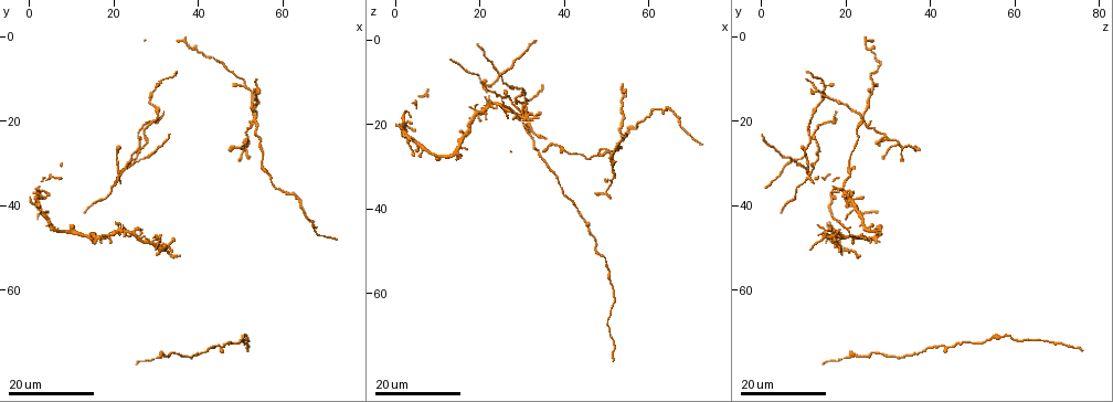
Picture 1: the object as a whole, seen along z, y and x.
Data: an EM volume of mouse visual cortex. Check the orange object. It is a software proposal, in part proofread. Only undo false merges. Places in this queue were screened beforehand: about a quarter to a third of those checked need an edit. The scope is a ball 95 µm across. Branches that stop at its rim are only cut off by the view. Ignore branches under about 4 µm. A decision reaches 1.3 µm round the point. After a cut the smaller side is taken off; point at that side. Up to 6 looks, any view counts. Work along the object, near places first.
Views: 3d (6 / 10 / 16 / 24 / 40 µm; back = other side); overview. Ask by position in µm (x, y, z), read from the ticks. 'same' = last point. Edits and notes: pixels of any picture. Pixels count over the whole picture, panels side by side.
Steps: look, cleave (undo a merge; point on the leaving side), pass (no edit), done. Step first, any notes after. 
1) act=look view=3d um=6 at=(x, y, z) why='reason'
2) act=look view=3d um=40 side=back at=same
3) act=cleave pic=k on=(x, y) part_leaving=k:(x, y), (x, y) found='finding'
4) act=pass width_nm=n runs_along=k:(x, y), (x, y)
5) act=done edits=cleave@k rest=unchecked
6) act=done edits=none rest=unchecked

act=look view=3d um=24 at=(31.0, 76.0, 21.0) why='three-way junction'

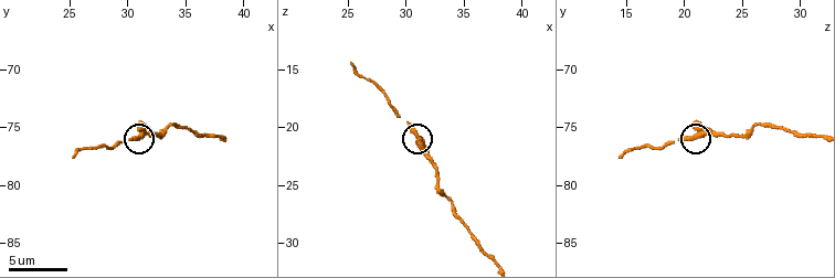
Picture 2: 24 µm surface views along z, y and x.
act=look view=3d um=10 at=(31.2, 75.8, 21.4)

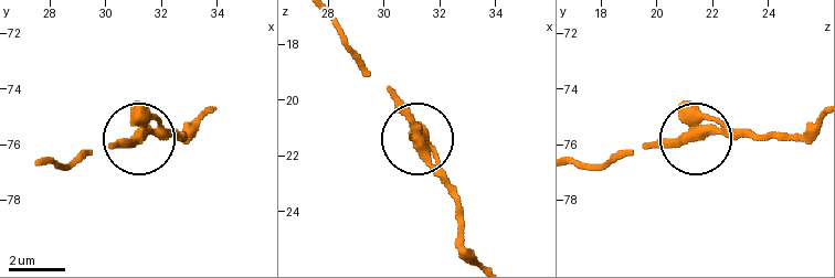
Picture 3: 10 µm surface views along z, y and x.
act=look view=3d um=10 side=back at=(31.2, 75.7, 21.4)

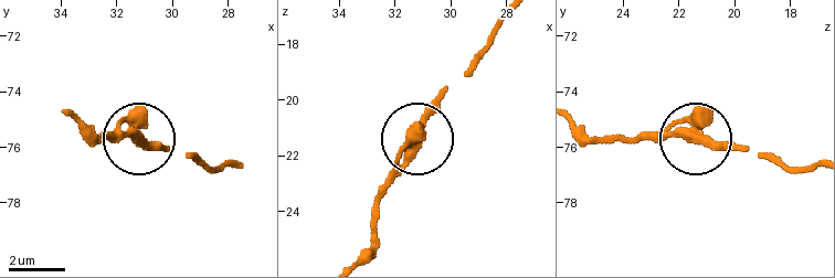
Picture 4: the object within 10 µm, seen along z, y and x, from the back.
act=pass found='continuous, no second cell'

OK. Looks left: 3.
act=look view=3d um=24 at=(45.5, 74.0, 44.5) why='a narrow waist'

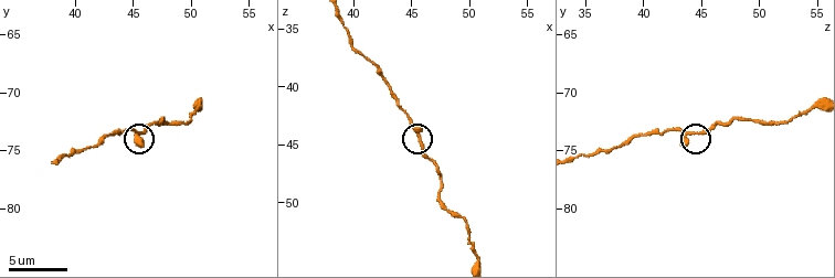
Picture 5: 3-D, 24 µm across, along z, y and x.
act=look view=3d um=6 at=(45.6, 73.6, 44.4) why='closer look'

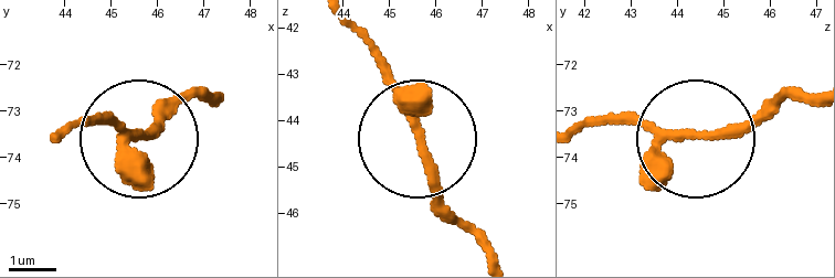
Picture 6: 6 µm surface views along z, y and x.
act=pass runs_along=6:(60, 129), (99, 120), (151, 132), (187, 100) found='continuous, no second cell'

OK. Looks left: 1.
act=done edits=none rest=unchecked

